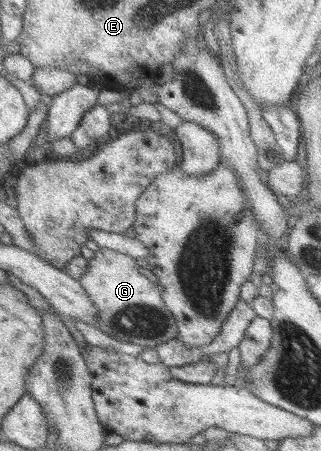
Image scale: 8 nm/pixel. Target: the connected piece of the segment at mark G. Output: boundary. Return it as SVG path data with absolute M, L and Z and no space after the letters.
M100 248L94 252L94 258L88 261L87 270L79 281L98 309L96 328L112 339L154 349L176 338L174 315L164 305L159 287L140 274L134 258L108 248Z

